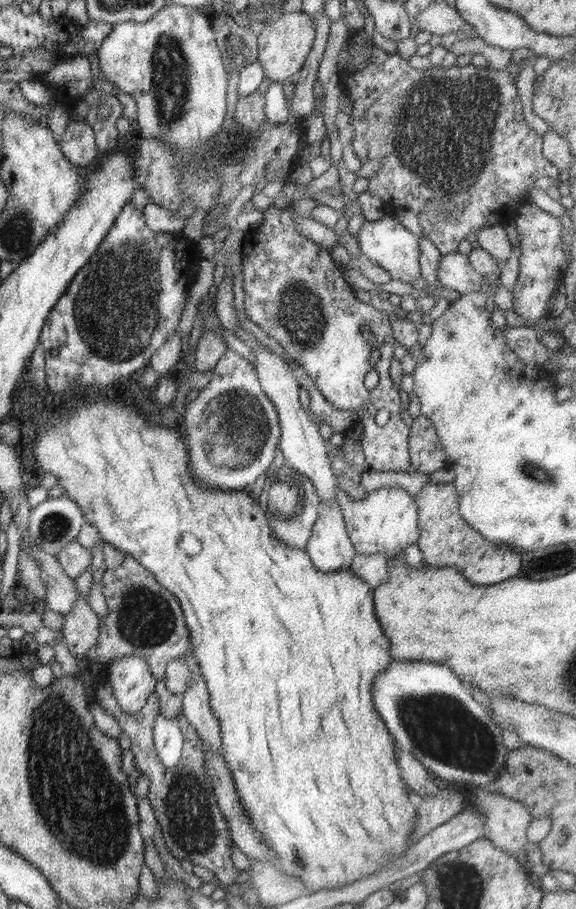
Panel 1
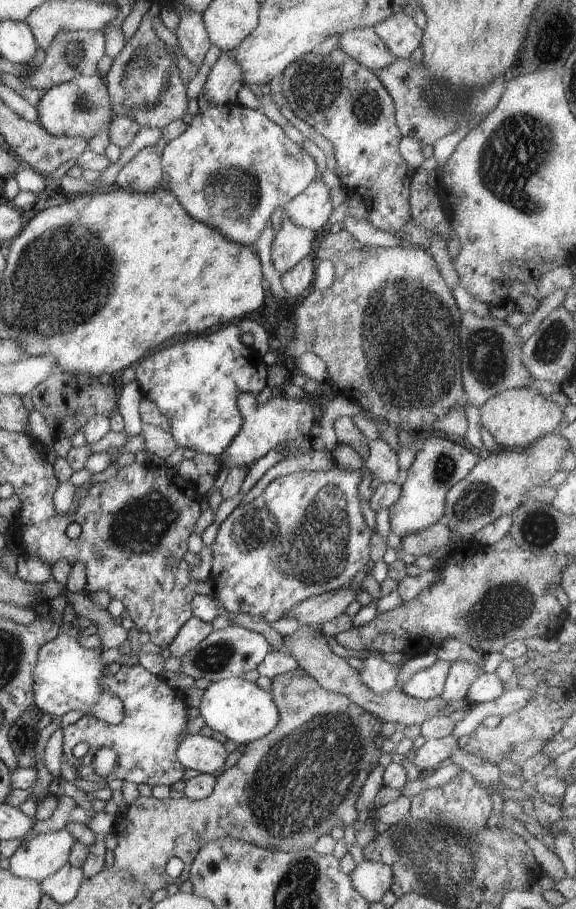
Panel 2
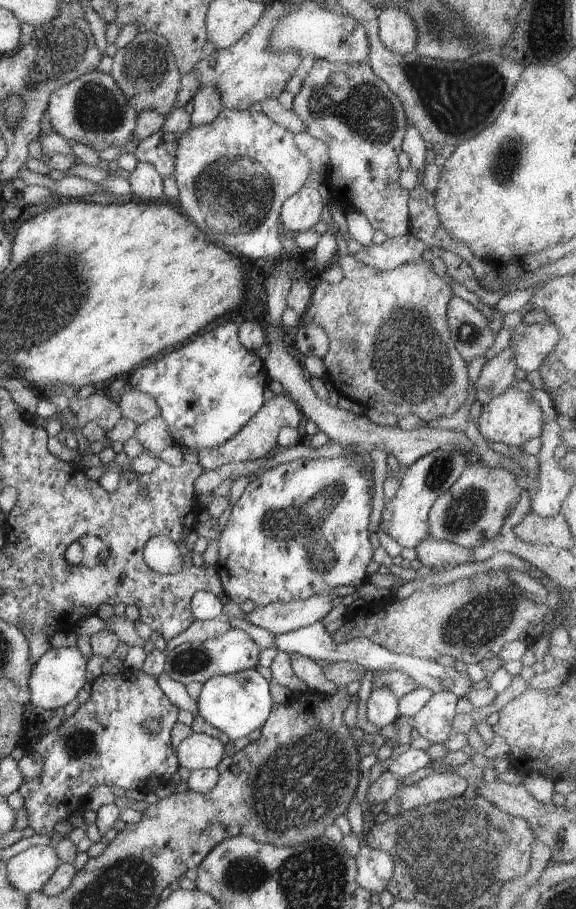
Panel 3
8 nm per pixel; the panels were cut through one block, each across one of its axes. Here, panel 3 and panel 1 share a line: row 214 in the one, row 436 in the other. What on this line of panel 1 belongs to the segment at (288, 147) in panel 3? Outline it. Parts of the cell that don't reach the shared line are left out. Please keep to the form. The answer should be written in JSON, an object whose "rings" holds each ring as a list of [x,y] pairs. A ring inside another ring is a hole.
{"rings":[[[228,348],[212,370],[212,379],[196,400],[187,404],[182,433],[187,442],[188,468],[205,487],[225,491],[250,489],[268,471],[280,440],[279,416],[262,391],[253,365]]]}

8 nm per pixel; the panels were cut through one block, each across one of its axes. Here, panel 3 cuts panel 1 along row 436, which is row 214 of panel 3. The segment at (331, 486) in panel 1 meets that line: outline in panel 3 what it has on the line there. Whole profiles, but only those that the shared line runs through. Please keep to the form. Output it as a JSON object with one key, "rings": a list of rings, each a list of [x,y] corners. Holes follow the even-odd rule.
{"rings":[[[302,187],[284,201],[280,213],[281,222],[292,232],[310,230],[320,222],[326,202],[324,190]]]}

